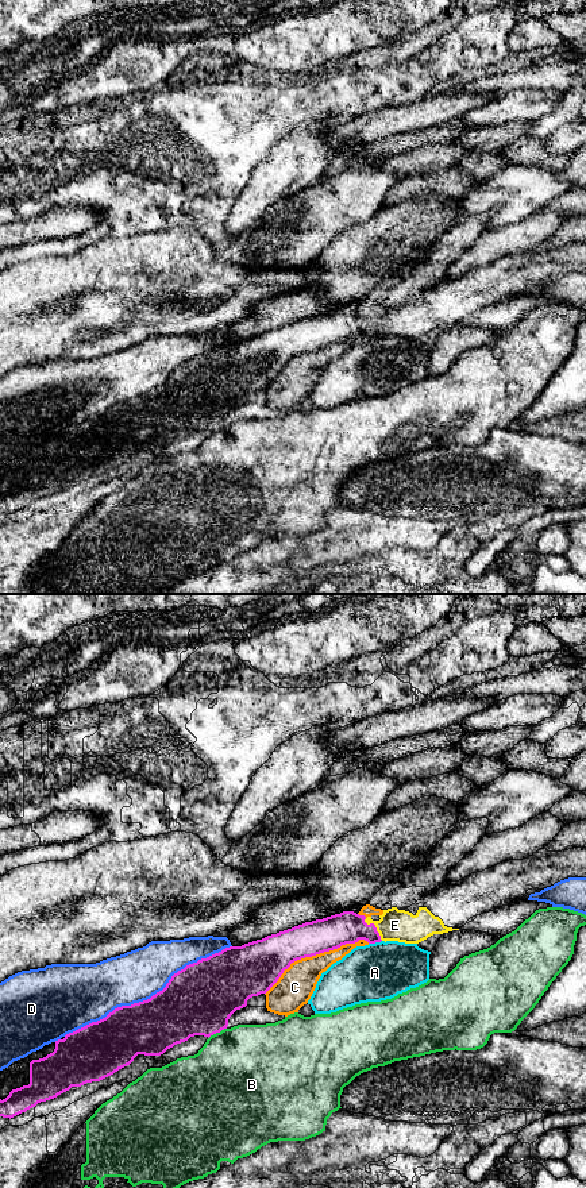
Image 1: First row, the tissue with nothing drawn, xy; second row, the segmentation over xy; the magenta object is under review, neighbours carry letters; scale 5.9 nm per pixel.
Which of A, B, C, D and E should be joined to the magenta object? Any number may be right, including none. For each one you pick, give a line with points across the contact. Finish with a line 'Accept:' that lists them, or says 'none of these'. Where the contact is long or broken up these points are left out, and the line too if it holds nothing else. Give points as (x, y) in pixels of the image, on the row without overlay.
E: Path across: xy (346, 323), (374, 321), (394, 320)
Accept: E

